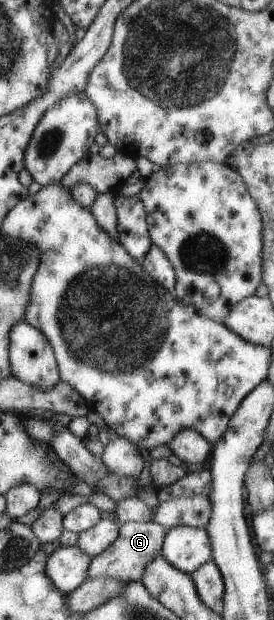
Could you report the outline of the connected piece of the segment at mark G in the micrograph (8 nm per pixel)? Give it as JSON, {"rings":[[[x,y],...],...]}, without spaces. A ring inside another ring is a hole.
{"rings":[[[127,521],[121,523],[115,541],[89,561],[87,579],[95,579],[97,575],[105,575],[109,579],[117,579],[117,581],[125,581],[125,583],[140,582],[145,565],[151,563],[157,555],[160,555],[163,537],[167,530],[168,528],[165,526],[151,521]]]}

